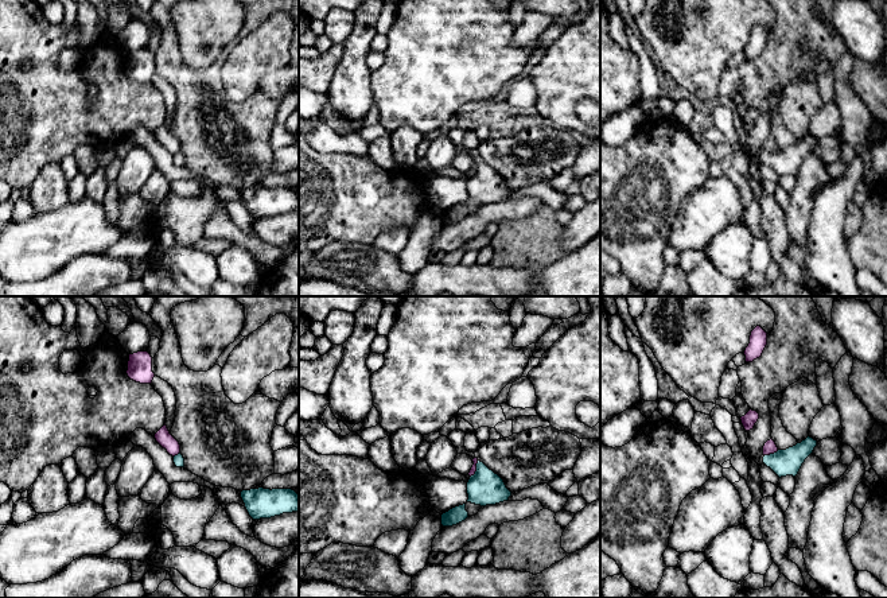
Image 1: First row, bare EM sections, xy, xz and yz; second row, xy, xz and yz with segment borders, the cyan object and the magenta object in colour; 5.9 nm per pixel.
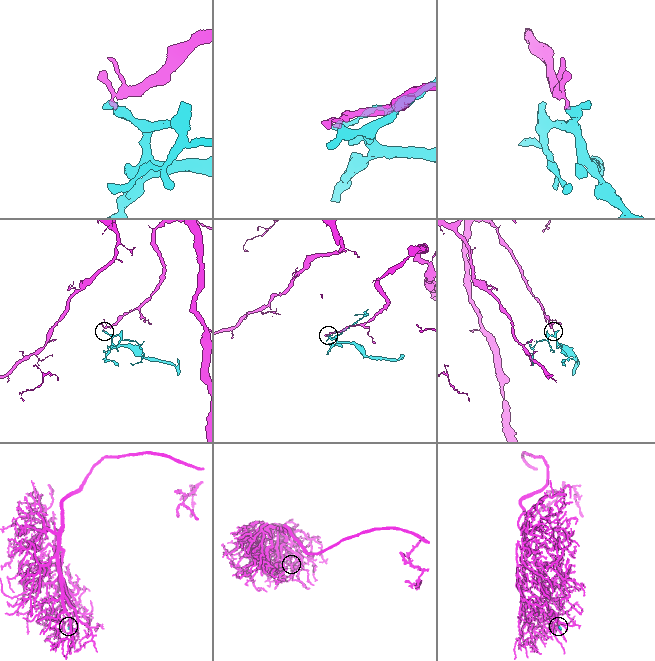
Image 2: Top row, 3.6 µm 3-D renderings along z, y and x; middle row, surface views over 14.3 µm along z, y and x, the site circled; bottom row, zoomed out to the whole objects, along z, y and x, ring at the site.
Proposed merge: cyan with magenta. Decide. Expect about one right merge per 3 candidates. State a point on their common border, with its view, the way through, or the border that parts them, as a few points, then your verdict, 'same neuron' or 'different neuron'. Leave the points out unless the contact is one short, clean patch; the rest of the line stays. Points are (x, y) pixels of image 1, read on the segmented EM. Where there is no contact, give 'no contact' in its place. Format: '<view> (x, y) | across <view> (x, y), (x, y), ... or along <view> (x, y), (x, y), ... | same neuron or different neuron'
yz (771, 454) | along yz (778, 450), (765, 455) | different neuron

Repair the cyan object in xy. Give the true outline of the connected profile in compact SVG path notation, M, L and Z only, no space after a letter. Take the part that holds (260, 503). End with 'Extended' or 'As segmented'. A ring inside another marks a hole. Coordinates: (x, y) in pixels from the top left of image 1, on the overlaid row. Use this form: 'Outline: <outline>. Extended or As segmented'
Outline: M292 489L242 490L241 498L253 520L271 519L299 510L299 494Z. As segmented

